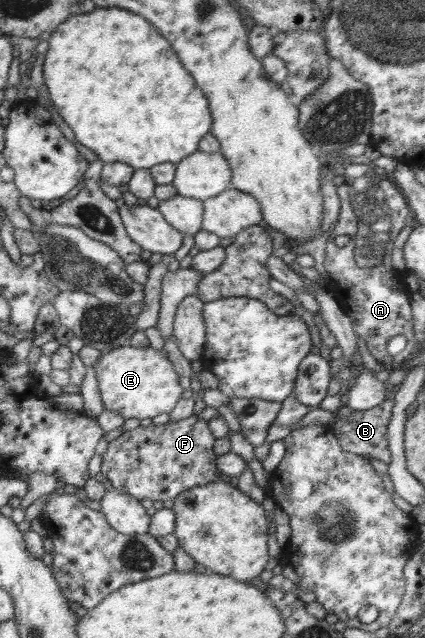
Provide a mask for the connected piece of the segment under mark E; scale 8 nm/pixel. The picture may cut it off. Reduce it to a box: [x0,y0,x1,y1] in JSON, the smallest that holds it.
[94,344,184,418]

